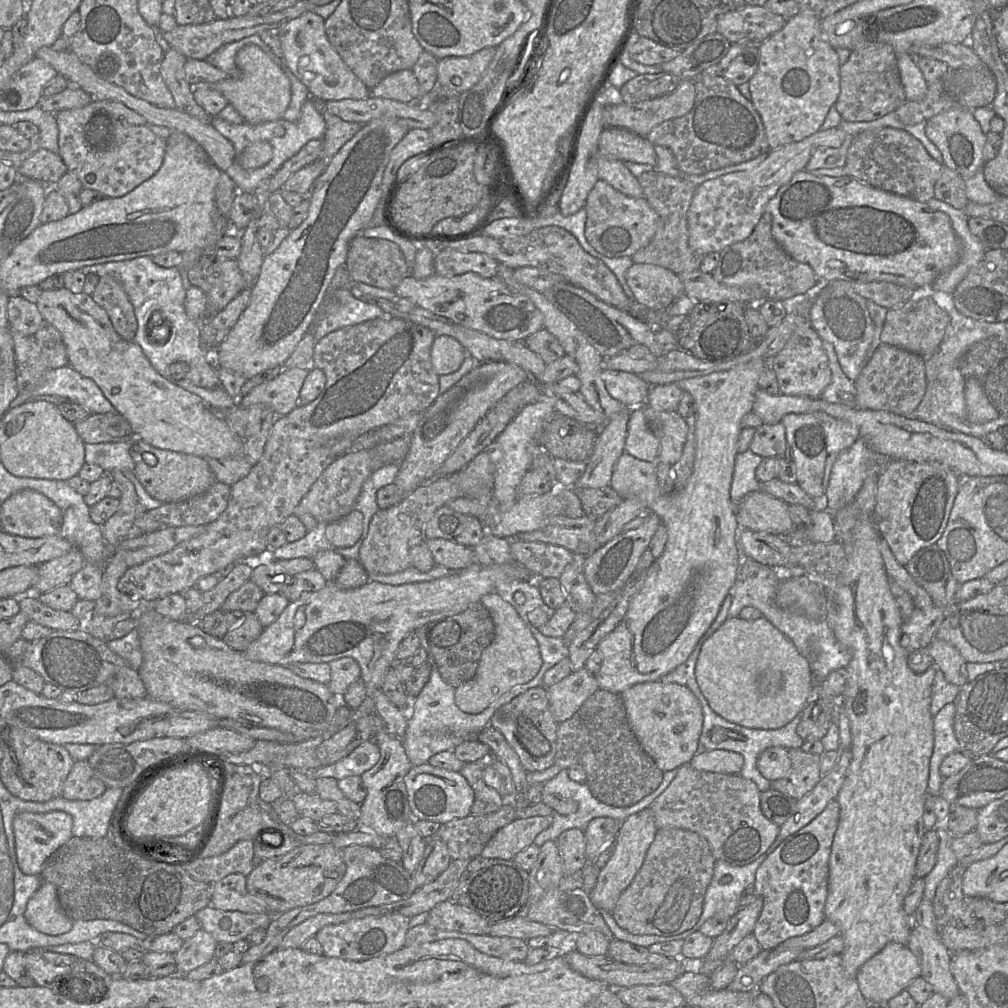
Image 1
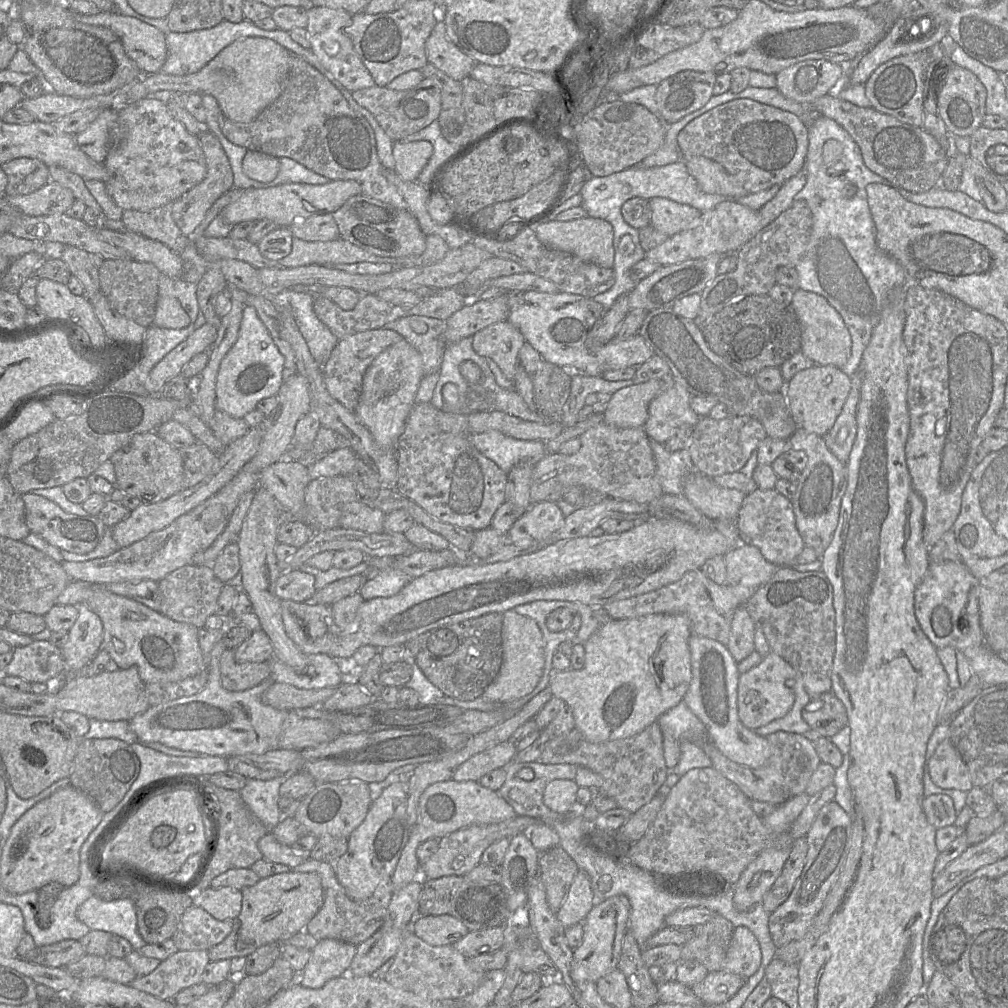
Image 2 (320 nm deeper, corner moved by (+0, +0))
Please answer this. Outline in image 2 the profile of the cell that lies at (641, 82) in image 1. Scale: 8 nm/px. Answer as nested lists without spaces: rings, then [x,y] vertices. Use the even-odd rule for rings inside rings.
[[[748,98],[735,99],[725,102],[719,106],[712,108],[711,110],[705,112],[701,116],[695,118],[690,123],[688,123],[678,134],[677,142],[682,153],[682,159],[689,159],[694,156],[702,156],[711,159],[719,163],[725,171],[733,177],[740,186],[742,186],[748,193],[756,193],[770,188],[775,184],[782,185],[788,179],[795,176],[800,172],[805,164],[807,152],[808,152],[808,127],[801,121],[801,119],[795,114],[751,100]]]

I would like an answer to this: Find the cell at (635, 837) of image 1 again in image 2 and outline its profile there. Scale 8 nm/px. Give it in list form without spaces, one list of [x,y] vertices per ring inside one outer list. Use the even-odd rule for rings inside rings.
[[[625,895],[607,898],[600,904],[593,905],[582,923],[583,938],[581,944],[574,949],[574,959],[589,980],[597,982],[618,967],[622,943],[630,915],[630,902]]]

